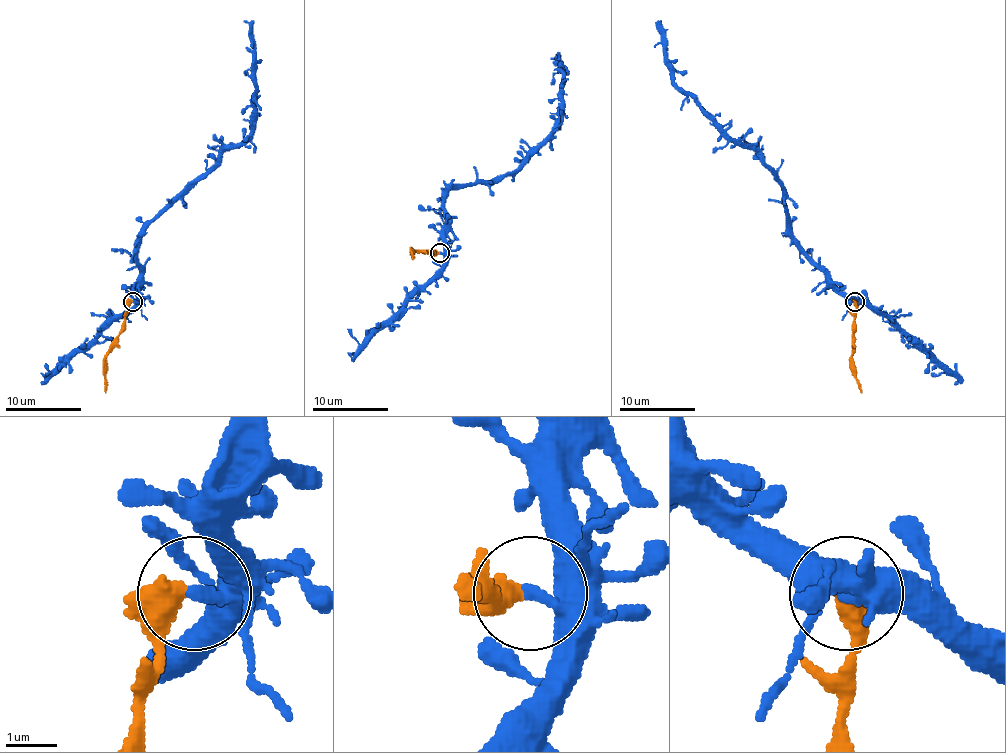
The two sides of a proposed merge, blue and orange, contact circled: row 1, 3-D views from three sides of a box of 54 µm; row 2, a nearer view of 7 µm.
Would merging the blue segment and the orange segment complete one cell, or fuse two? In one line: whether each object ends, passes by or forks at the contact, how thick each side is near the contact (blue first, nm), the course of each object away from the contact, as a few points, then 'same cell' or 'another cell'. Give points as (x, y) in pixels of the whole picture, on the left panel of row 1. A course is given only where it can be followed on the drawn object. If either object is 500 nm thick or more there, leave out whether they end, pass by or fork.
blue ends | orange passes by | 320/360 nm | blue via (132, 302), (140, 273), (138, 243), (142, 232), (251, 130), (253, 29), (243, 21) | orange via (132, 302), (125, 317), (125, 330), (106, 356), (106, 392) | another cell

